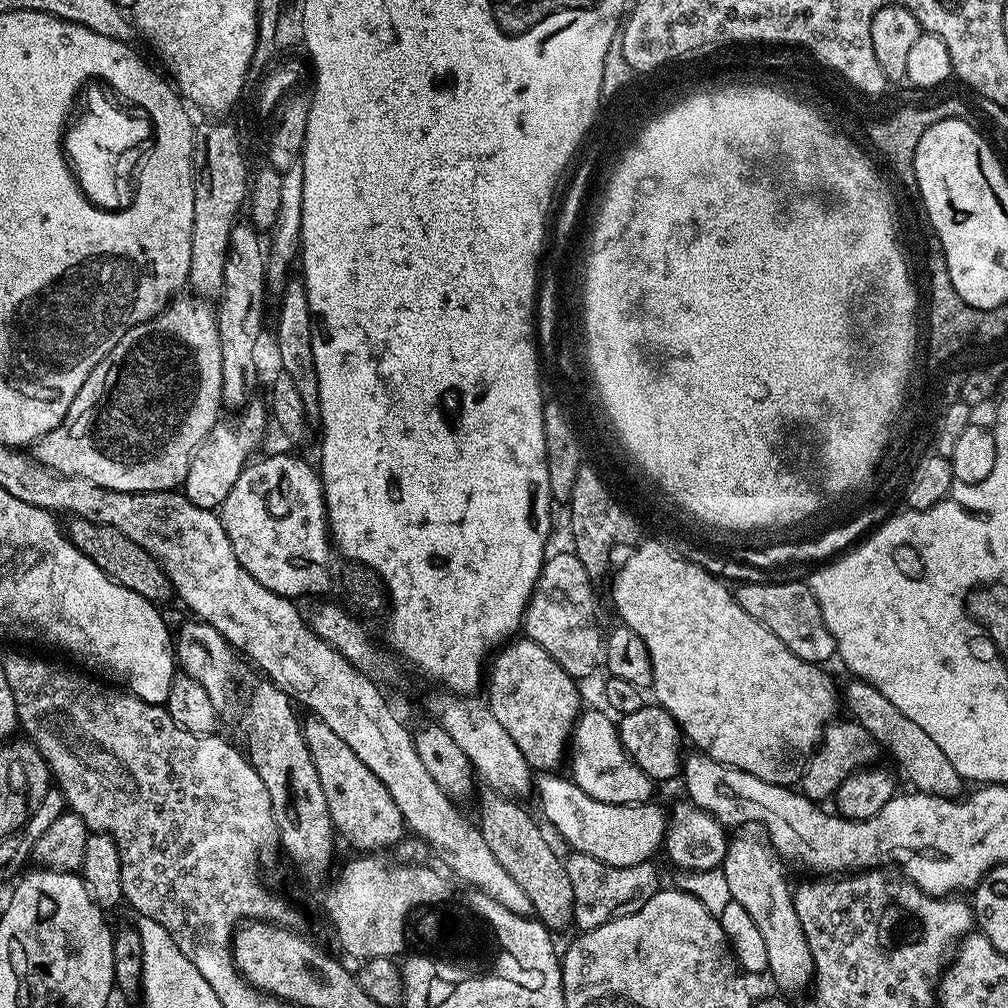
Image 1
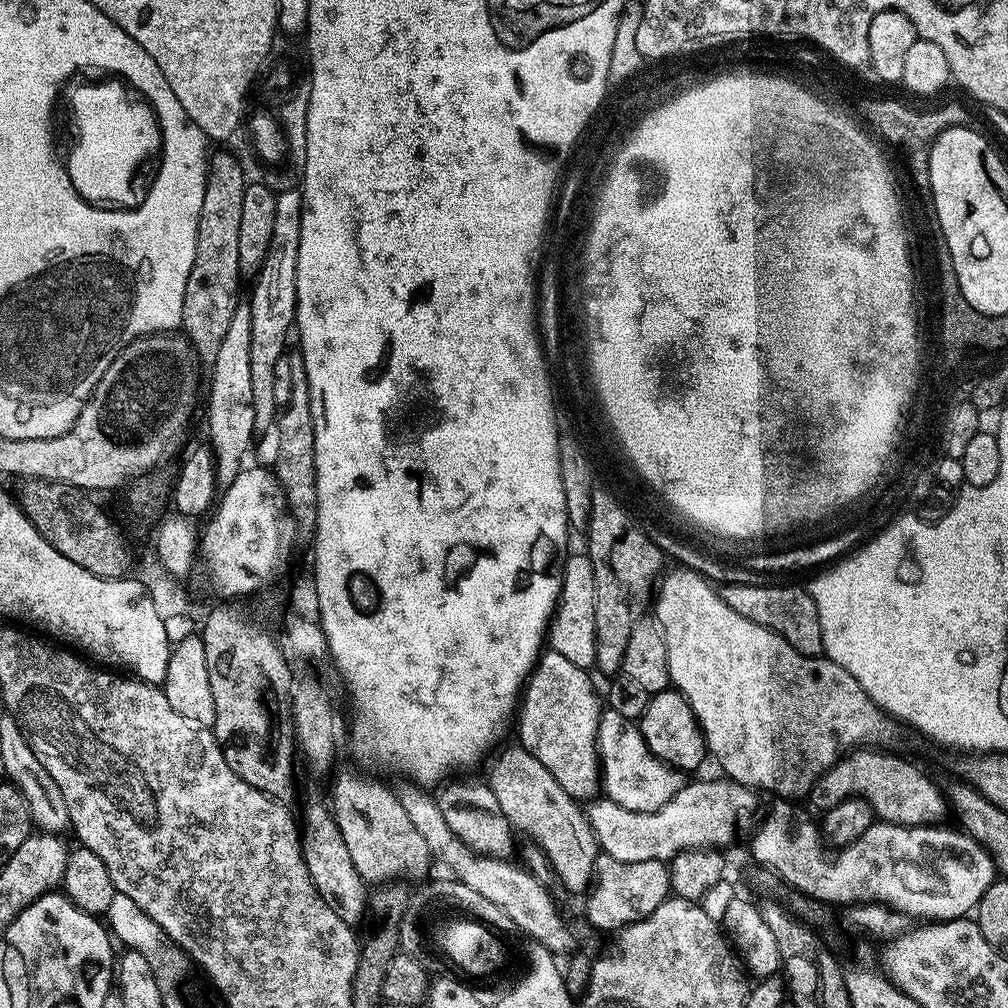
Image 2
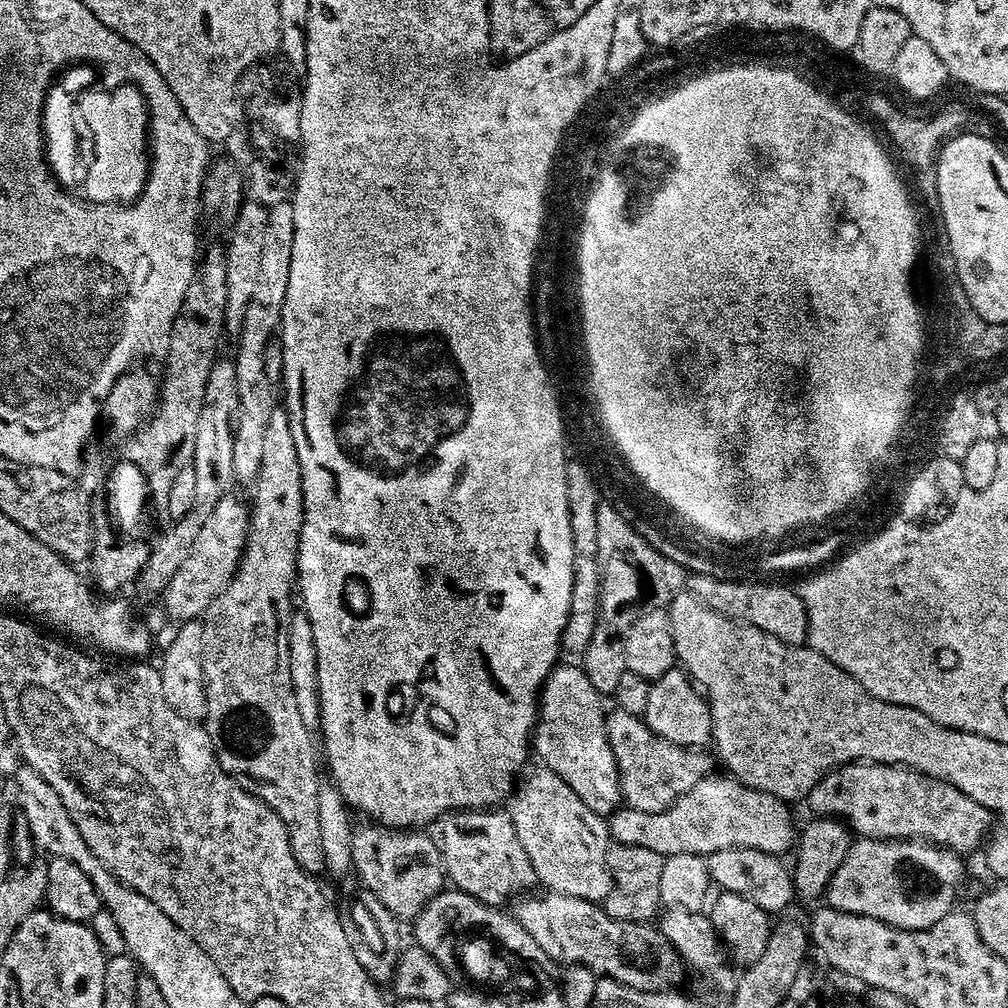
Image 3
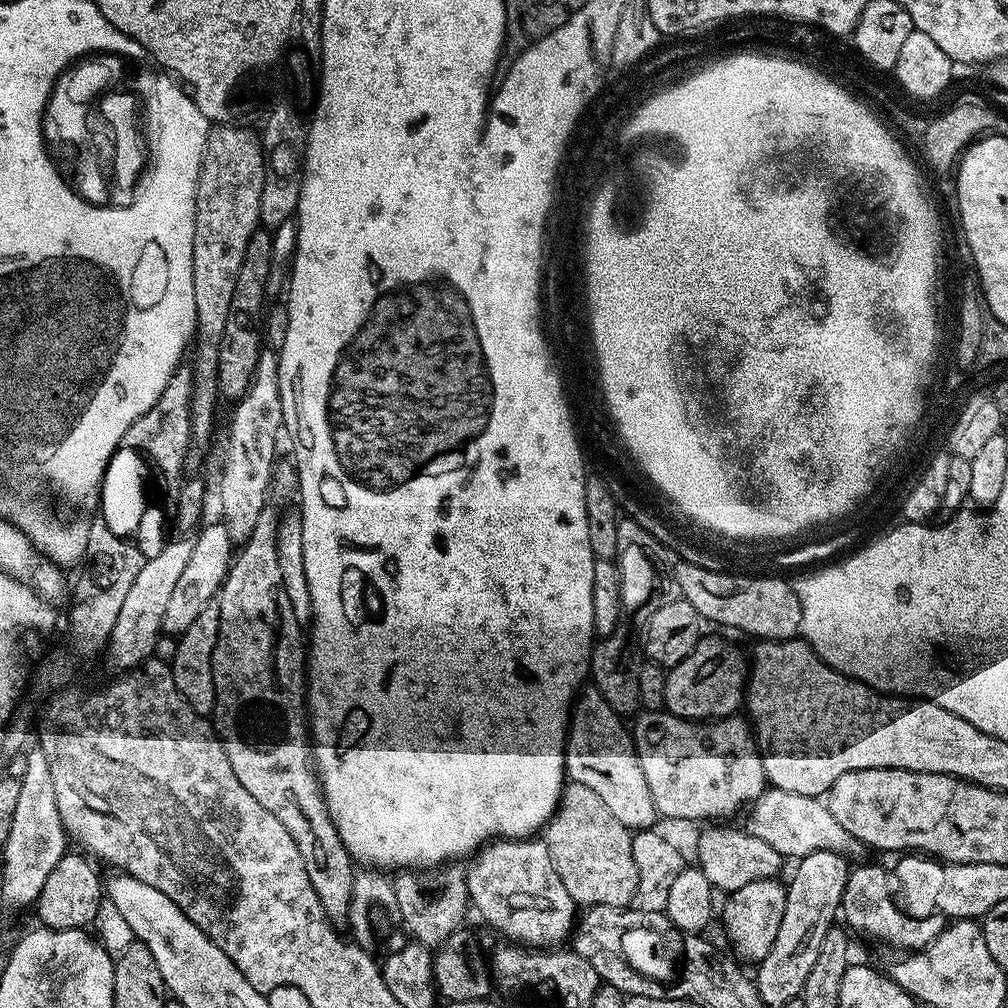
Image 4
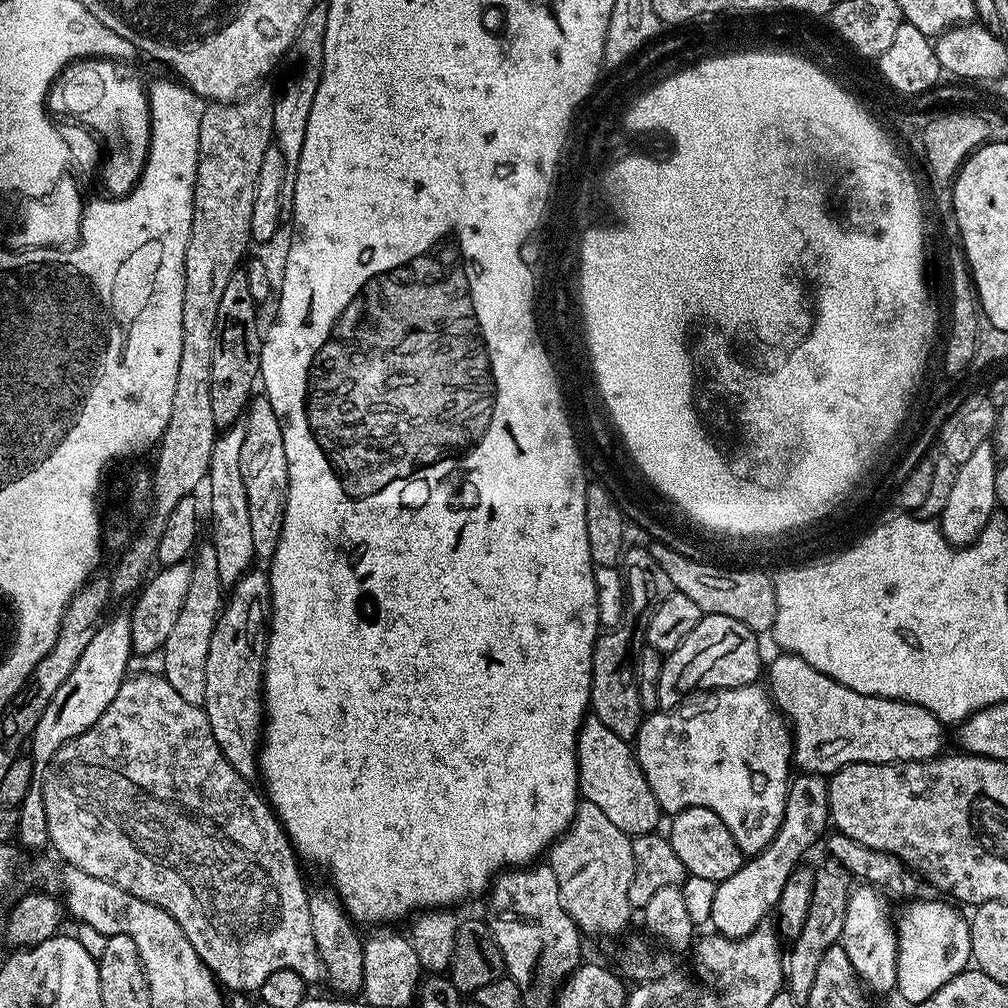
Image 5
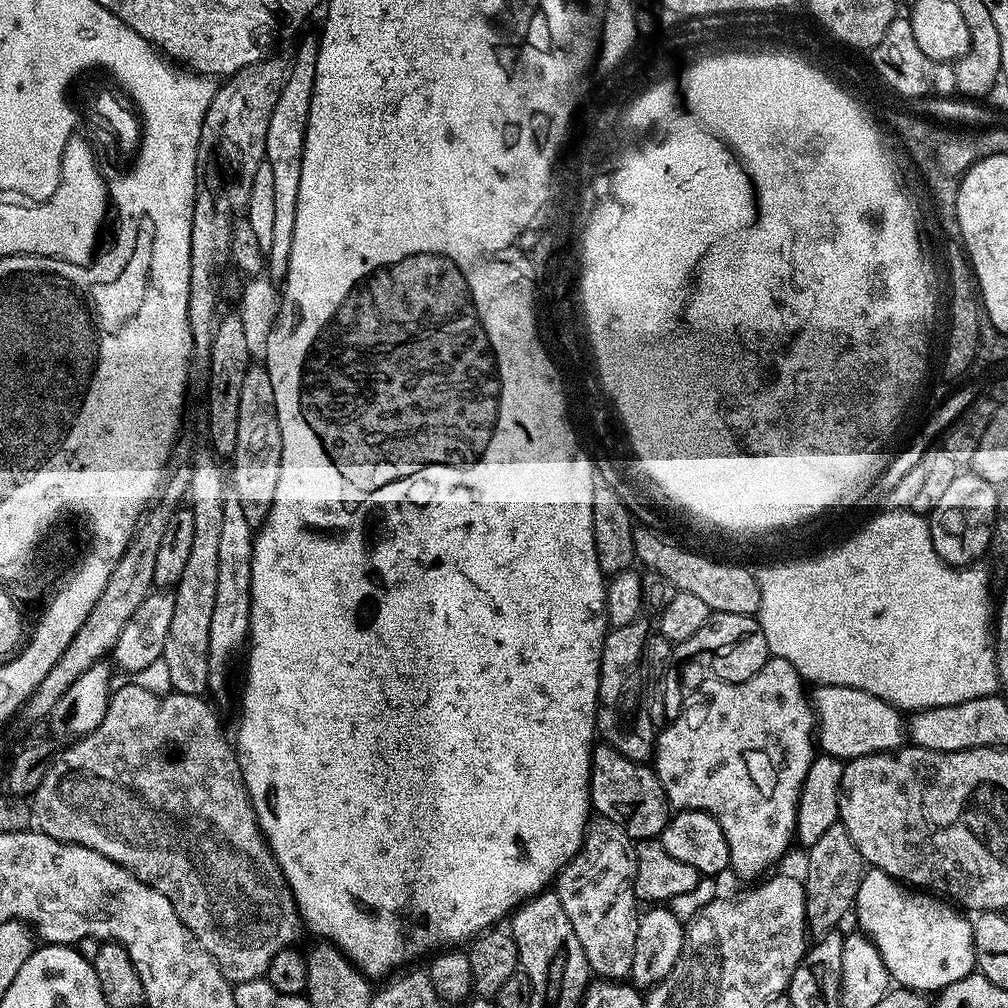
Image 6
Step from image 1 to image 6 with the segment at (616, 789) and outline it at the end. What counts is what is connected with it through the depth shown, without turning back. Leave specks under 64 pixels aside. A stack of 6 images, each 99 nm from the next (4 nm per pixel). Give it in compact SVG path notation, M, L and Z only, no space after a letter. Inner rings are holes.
M772 656L762 670L742 682L708 678L697 692L683 697L680 713L673 720L671 717L656 737L654 771L669 805L676 810L709 812L718 826L722 826L722 834L726 834L731 871L736 871L744 880L763 877L772 870L767 868L774 867L794 844L799 794L807 771L818 755L814 739L816 714L809 689L804 687L804 677L786 658Z

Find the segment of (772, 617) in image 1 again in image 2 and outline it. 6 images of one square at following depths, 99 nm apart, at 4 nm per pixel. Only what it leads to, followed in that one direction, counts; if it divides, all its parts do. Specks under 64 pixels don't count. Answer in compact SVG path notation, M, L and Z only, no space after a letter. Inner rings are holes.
M724 584L719 594L742 618L750 618L750 622L758 622L758 626L766 626L774 634L778 634L794 650L804 656L818 656L823 653L822 622L818 622L818 606L814 606L814 598L807 587L791 588L788 584Z

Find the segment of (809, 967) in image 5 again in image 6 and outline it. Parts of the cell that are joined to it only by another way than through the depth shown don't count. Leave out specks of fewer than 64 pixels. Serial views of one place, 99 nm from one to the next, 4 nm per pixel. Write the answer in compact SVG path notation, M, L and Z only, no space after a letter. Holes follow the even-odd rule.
M837 822L830 826L818 842L807 849L808 873L802 876L804 893L806 894L806 918L808 932L819 938L833 931L844 915L853 911L858 886L862 882L866 865L862 854L858 854L858 846L850 842L850 834L846 834L843 824Z

